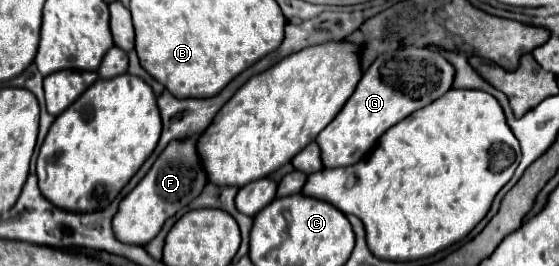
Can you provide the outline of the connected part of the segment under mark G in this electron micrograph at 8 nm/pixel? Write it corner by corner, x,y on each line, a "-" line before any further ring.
402,47
376,57
342,111
316,139
322,149
324,167
346,167
364,159
384,131
442,97
452,87
452,81
454,67
438,51
428,47

